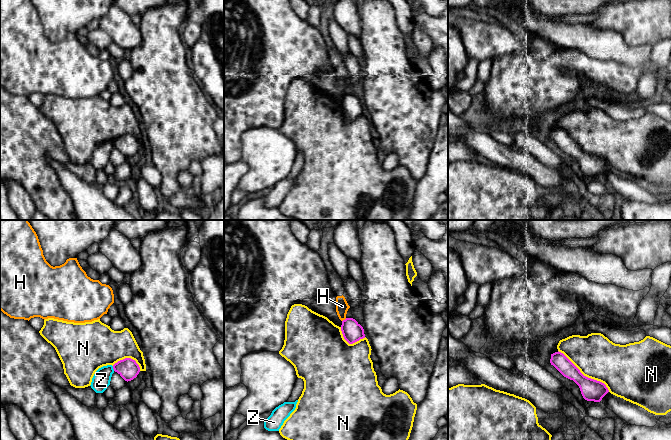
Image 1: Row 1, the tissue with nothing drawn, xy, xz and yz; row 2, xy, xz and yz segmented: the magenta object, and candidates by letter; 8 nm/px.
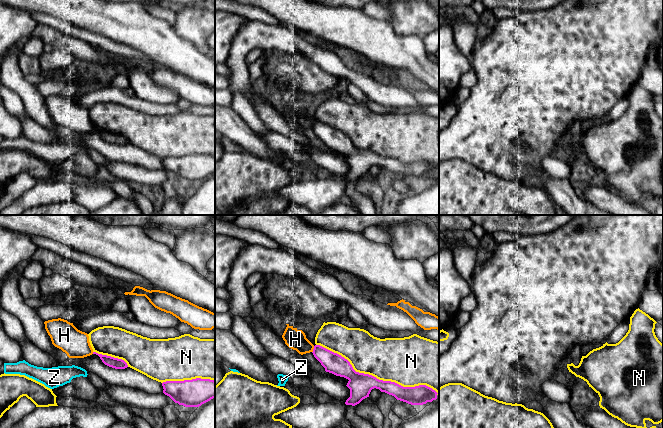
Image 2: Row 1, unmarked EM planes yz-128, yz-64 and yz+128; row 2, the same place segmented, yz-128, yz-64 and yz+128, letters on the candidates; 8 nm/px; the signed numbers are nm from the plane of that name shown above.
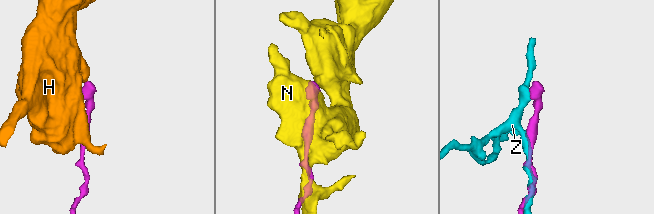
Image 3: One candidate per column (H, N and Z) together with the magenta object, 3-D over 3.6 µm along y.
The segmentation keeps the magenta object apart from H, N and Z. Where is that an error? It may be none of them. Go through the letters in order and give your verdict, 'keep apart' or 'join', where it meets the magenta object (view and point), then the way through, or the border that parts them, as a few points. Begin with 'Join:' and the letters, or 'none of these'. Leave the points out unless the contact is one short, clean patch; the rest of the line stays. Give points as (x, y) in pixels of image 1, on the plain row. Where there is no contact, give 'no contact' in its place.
Join: none of these
H: keep apart; meets magenta in xz at (345, 95); border along xz (346, 94), (342, 97)
N: keep apart; meets magenta in yz at (585, 152)
Z: keep apart; meets magenta in xy at (113, 144)

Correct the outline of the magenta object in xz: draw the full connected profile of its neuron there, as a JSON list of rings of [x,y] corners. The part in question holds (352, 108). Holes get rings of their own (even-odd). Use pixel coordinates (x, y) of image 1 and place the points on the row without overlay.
[[[346,94],[342,97],[341,107],[344,115],[349,120],[365,114],[363,103],[353,94]]]

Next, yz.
[[[559,127],[551,130],[550,139],[564,153],[573,156],[579,162],[583,174],[587,177],[600,178],[609,168],[604,159],[584,152],[580,146]]]

